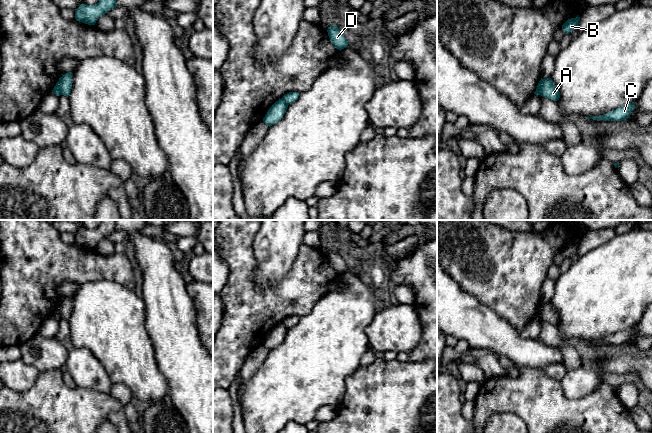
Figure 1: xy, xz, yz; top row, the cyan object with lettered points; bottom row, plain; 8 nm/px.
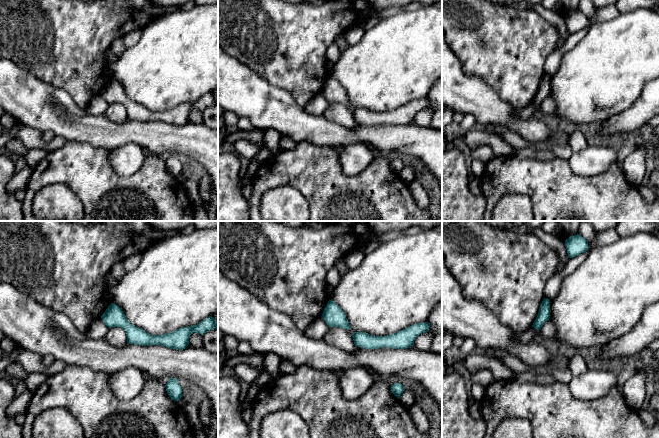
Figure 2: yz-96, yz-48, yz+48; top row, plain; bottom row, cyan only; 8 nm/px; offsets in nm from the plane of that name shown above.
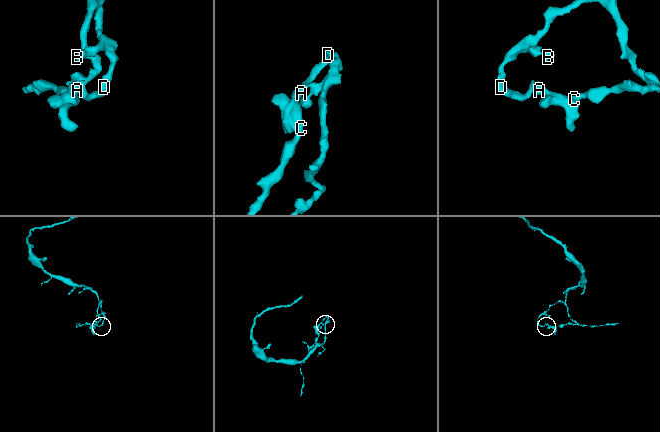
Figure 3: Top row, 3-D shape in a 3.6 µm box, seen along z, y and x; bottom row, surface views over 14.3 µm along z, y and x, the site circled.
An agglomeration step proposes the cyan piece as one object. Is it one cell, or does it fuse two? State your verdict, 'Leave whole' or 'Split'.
Split

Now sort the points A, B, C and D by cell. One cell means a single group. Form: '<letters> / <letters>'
A C / B D

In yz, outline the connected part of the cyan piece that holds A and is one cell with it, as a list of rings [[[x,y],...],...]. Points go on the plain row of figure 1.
[[[550,301],[542,305],[541,320],[554,325],[558,325],[560,322],[559,313]]]

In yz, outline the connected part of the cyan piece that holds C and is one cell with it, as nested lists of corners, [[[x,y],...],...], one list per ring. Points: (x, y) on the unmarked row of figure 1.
[[[632,326],[626,330],[621,330],[613,335],[604,339],[585,341],[586,343],[604,344],[604,345],[622,345],[627,344],[635,333],[635,327]]]

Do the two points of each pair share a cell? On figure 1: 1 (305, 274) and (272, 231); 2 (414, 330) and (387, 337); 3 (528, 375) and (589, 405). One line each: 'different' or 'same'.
1: different
2: same
3: same

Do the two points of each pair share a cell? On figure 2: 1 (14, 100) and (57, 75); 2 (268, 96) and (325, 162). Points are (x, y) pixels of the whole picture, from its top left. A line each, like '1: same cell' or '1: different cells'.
1: different cells
2: different cells

